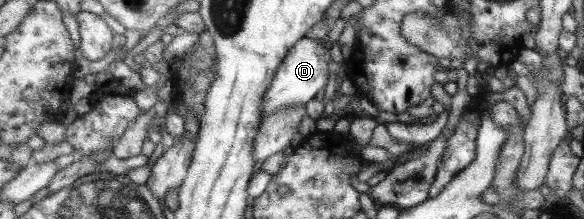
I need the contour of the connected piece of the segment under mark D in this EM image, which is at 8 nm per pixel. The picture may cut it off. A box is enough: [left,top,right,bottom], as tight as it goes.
[262,36,334,116]

